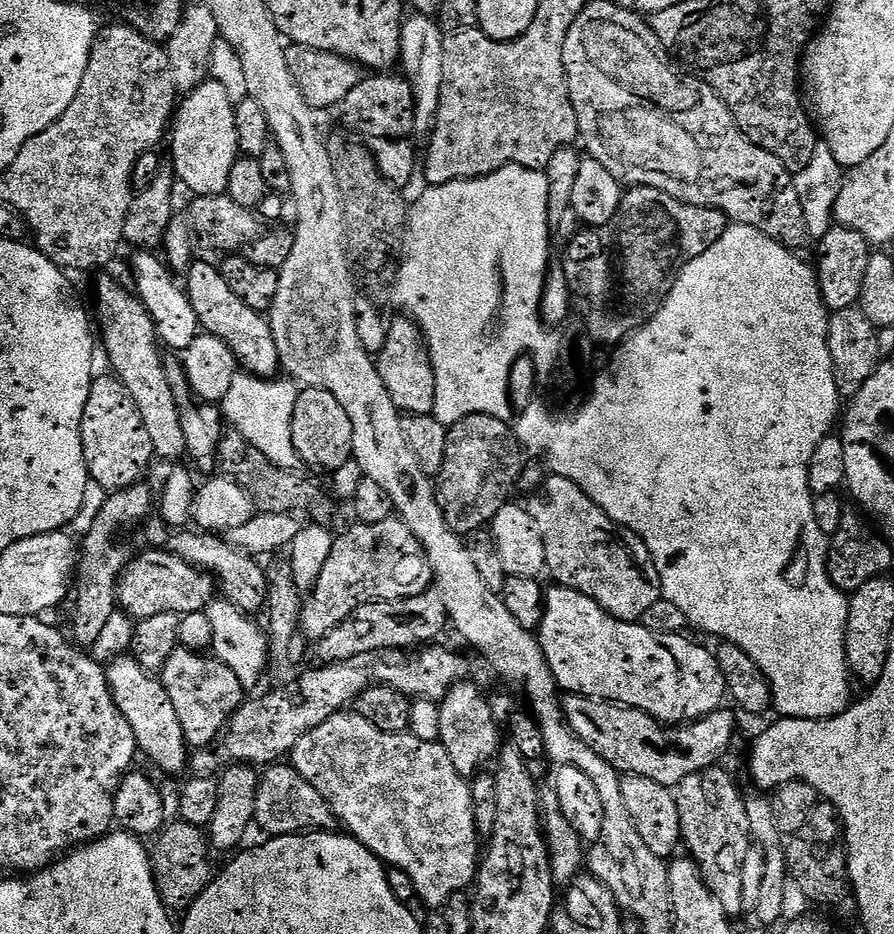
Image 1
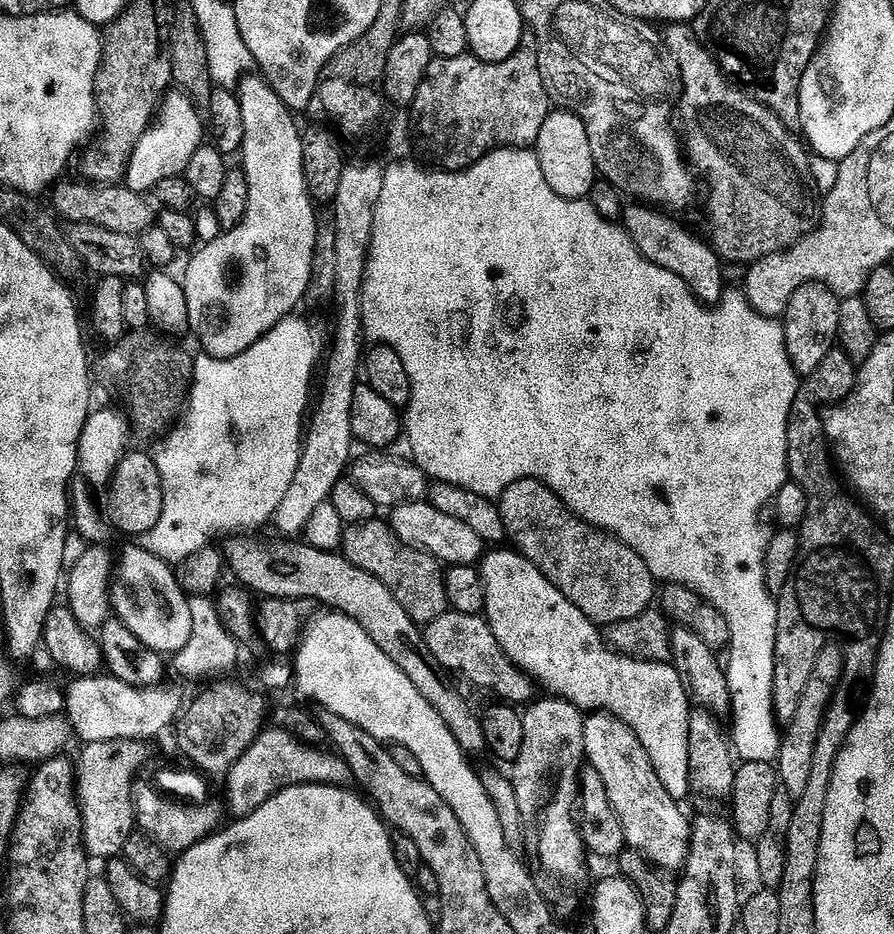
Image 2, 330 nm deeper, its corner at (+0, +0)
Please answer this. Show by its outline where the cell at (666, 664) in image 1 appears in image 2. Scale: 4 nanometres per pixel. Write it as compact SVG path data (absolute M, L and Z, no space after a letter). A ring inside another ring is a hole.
M504 550L489 551L483 557L478 571L484 585L483 615L504 653L543 687L545 684L552 691L549 693L572 701L581 710L603 710L623 720L643 742L662 786L666 786L666 790L677 802L684 802L688 791L694 788L694 782L690 778L690 718L693 709L688 708L690 692L680 669L668 662L621 656L609 647L601 629L593 624L592 619L582 614L574 602L567 600L532 561L516 550L500 551Z

